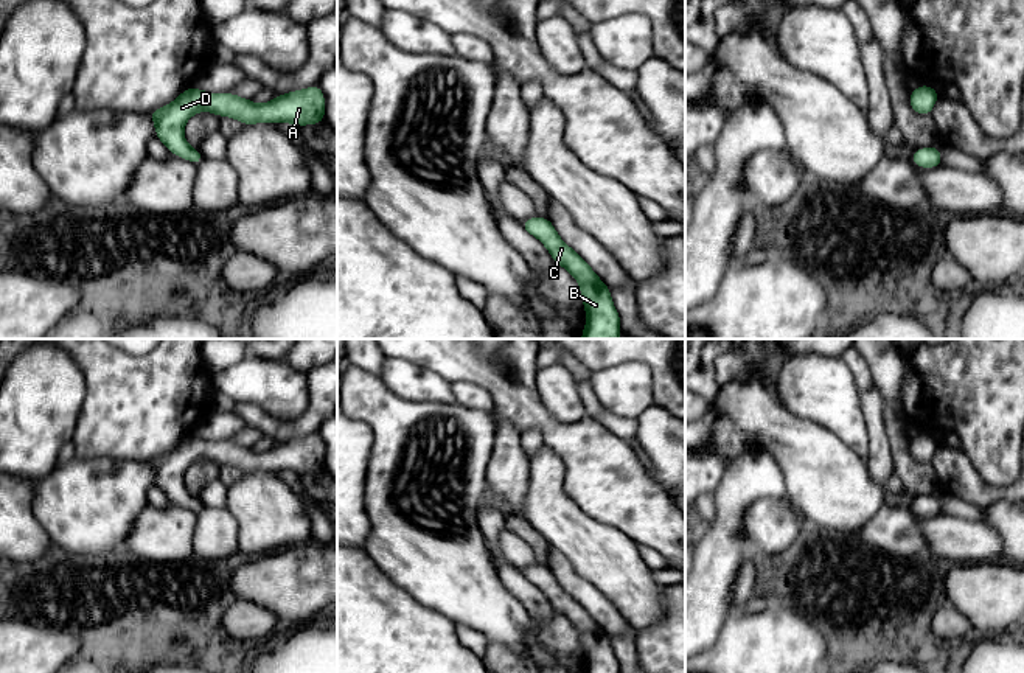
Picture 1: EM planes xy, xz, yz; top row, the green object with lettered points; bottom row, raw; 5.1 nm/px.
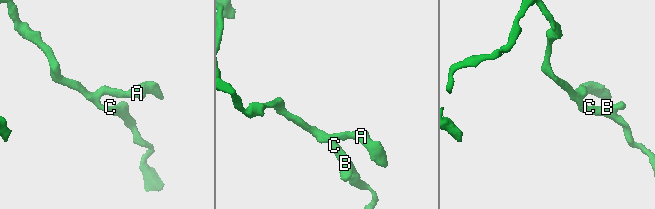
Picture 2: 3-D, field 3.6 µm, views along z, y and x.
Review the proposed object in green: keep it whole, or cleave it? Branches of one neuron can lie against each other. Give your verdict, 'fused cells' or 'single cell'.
single cell

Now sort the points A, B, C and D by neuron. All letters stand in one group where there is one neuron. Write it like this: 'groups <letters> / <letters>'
groups A B C D

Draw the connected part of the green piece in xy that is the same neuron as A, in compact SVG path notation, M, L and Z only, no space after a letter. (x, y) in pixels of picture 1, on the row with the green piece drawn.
M315 84L305 90L275 95L266 104L255 104L252 99L244 99L235 93L210 93L190 85L166 107L151 110L148 115L154 120L155 137L168 151L196 166L205 157L186 143L183 126L202 110L218 117L236 118L244 126L256 123L320 124L325 121L325 95Z

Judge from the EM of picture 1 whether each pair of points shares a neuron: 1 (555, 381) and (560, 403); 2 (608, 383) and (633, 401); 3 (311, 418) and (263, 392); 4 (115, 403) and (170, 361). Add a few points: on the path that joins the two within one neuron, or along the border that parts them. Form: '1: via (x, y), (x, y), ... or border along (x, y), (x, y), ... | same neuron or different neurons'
1: via (558, 386), (560, 398) | same neuron
2: via (614, 387), (626, 395) | same neuron
3: border along (308, 376), (300, 414), (266, 412) | different neurons
4: via (129, 401), (156, 375) | same neuron

